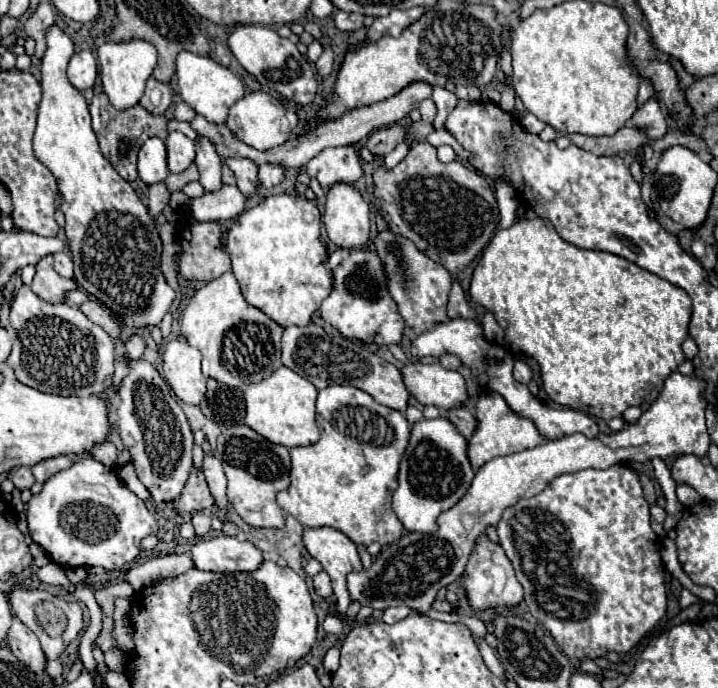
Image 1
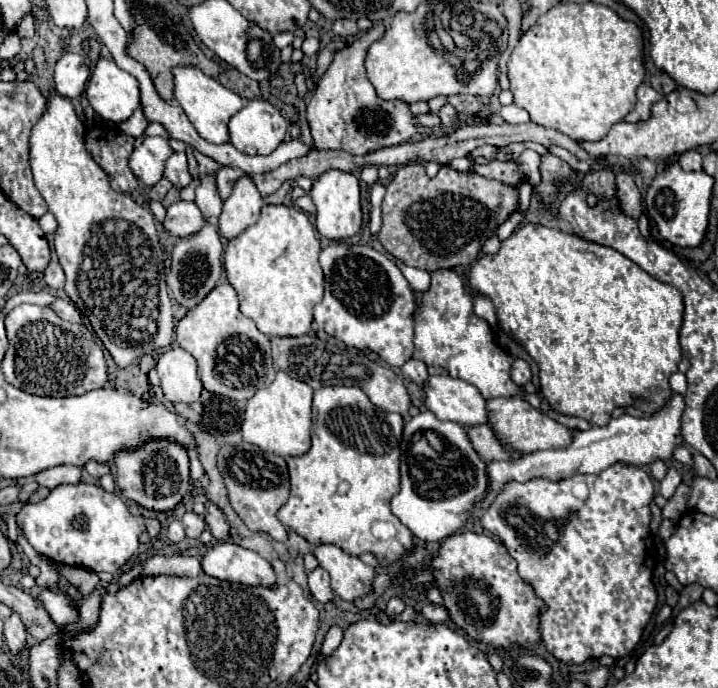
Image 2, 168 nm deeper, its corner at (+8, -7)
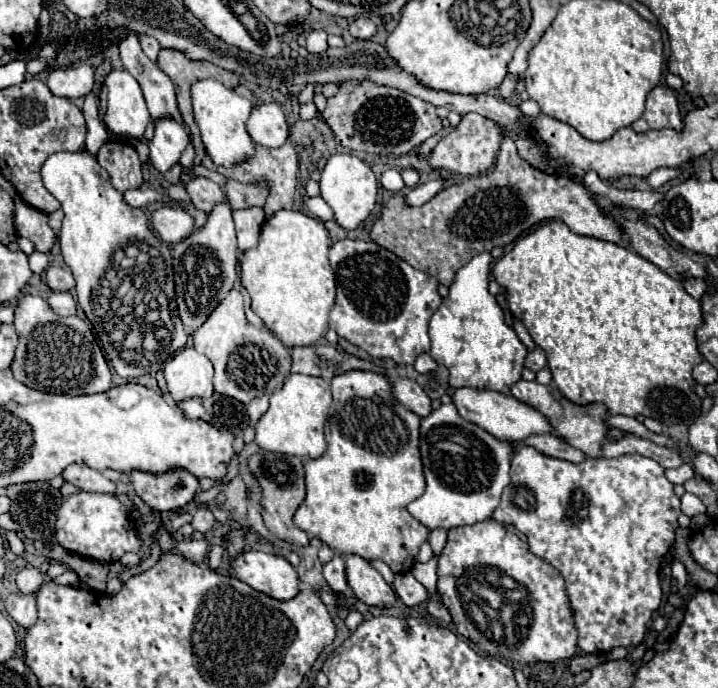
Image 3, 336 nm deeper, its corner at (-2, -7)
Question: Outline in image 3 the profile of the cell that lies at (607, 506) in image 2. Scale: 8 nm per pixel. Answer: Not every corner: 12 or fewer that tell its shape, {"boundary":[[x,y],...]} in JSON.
{"boundary":[[523,444],[493,518],[563,574],[583,652],[637,646],[681,514],[655,460]]}

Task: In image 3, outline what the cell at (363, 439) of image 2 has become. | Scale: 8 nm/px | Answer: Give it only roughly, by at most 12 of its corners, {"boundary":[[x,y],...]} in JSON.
{"boundary":[[371,370],[331,380],[295,526],[415,566],[421,418]]}

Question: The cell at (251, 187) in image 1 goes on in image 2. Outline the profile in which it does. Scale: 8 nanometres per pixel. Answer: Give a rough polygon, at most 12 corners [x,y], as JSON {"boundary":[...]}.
{"boundary":[[243,174],[223,202],[219,230],[239,236],[255,224],[263,196]]}

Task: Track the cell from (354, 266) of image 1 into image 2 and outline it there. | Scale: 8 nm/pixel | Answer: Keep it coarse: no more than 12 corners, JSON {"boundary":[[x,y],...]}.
{"boundary":[[331,242],[317,328],[411,360],[415,296],[373,246]]}

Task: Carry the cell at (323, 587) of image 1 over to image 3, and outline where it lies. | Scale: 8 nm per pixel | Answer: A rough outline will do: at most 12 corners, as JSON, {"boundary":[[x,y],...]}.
{"boundary":[[337,554],[323,566],[333,592],[349,590],[345,558]]}

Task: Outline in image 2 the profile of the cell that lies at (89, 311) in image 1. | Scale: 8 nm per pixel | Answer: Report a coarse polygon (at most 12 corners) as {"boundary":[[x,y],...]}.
{"boundary":[[57,298],[51,308],[63,320],[83,324],[73,302]]}

